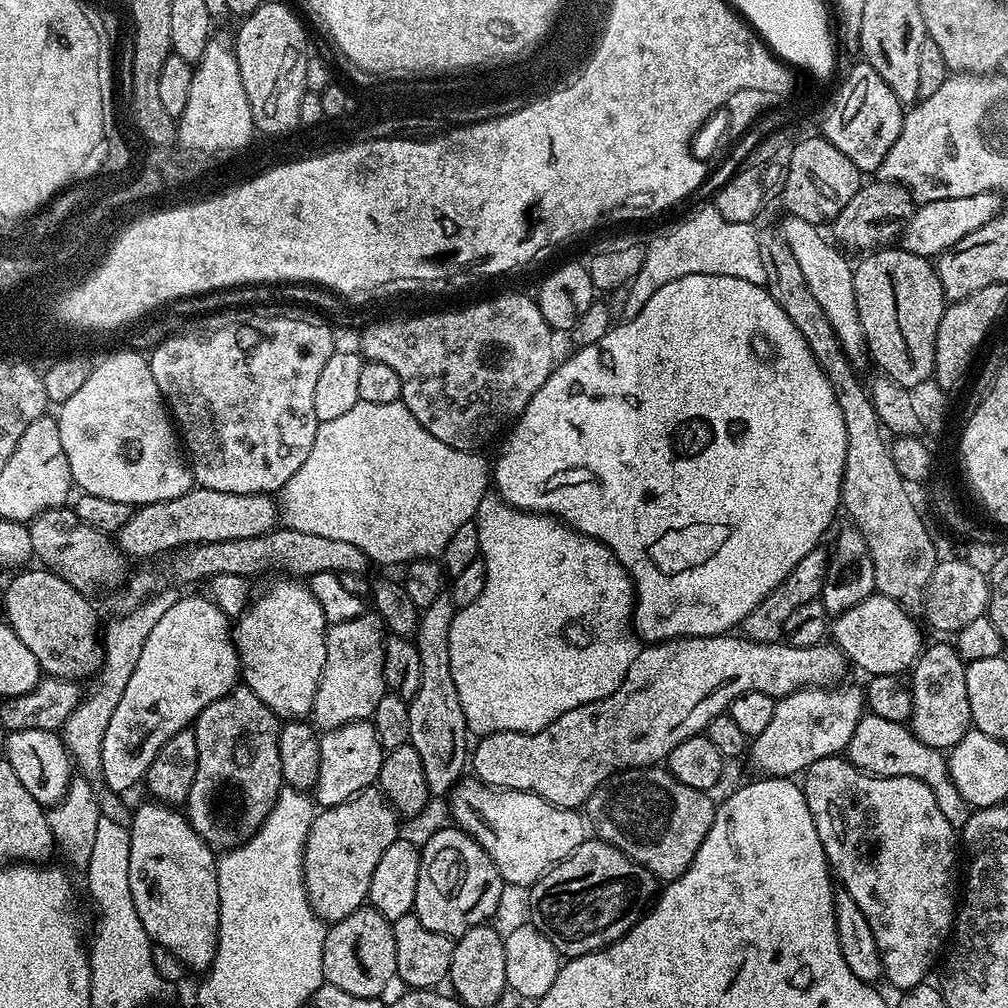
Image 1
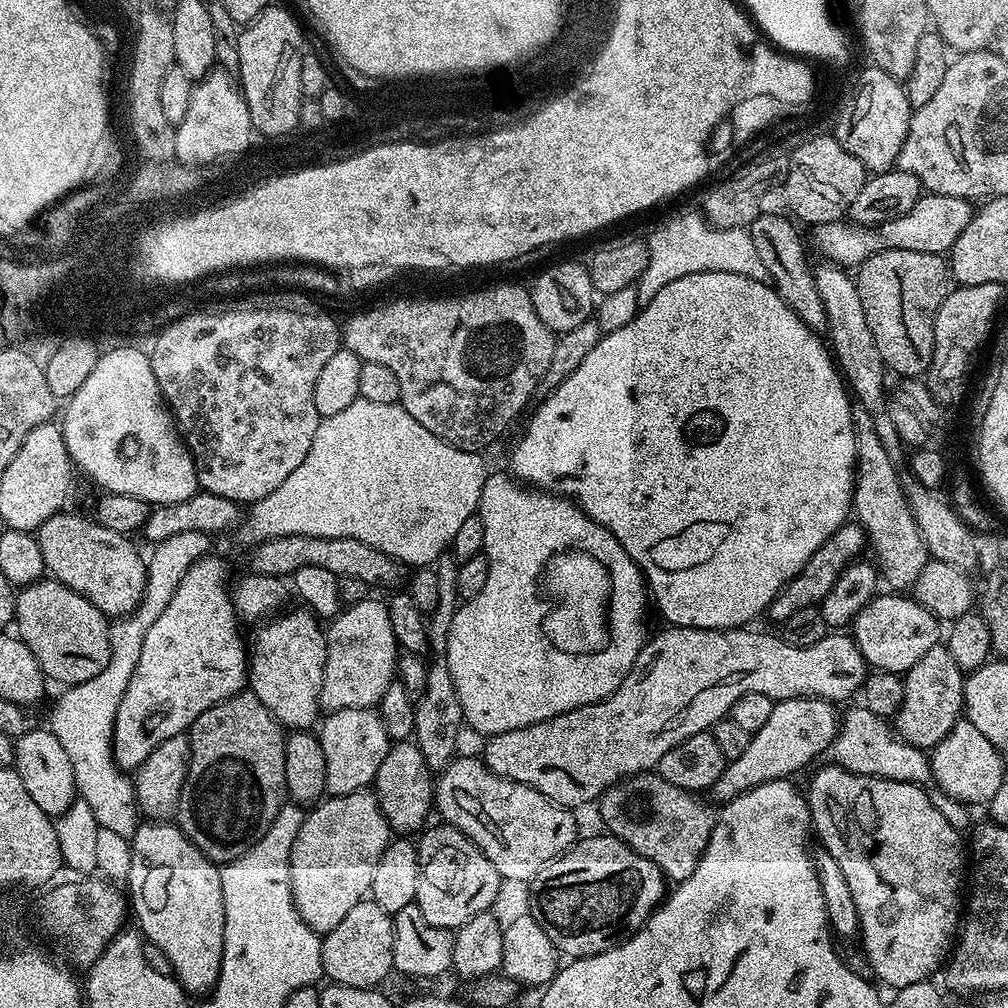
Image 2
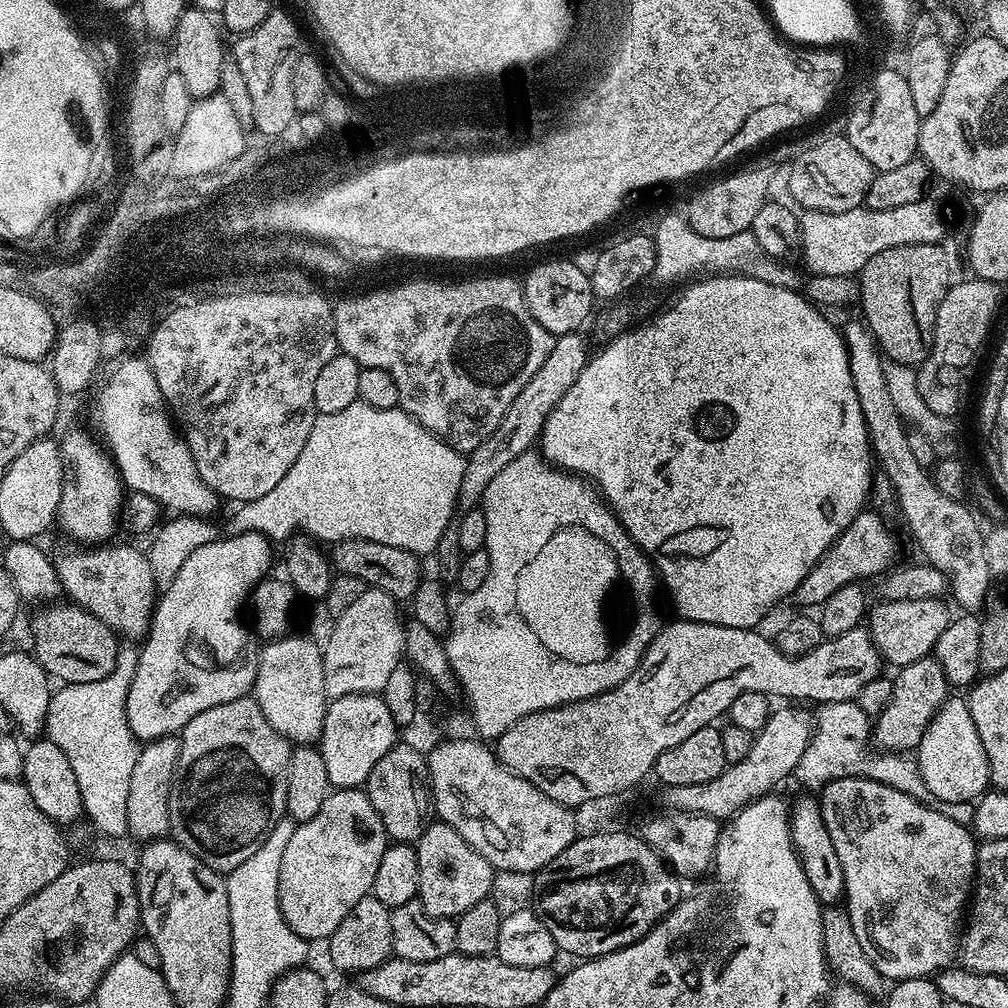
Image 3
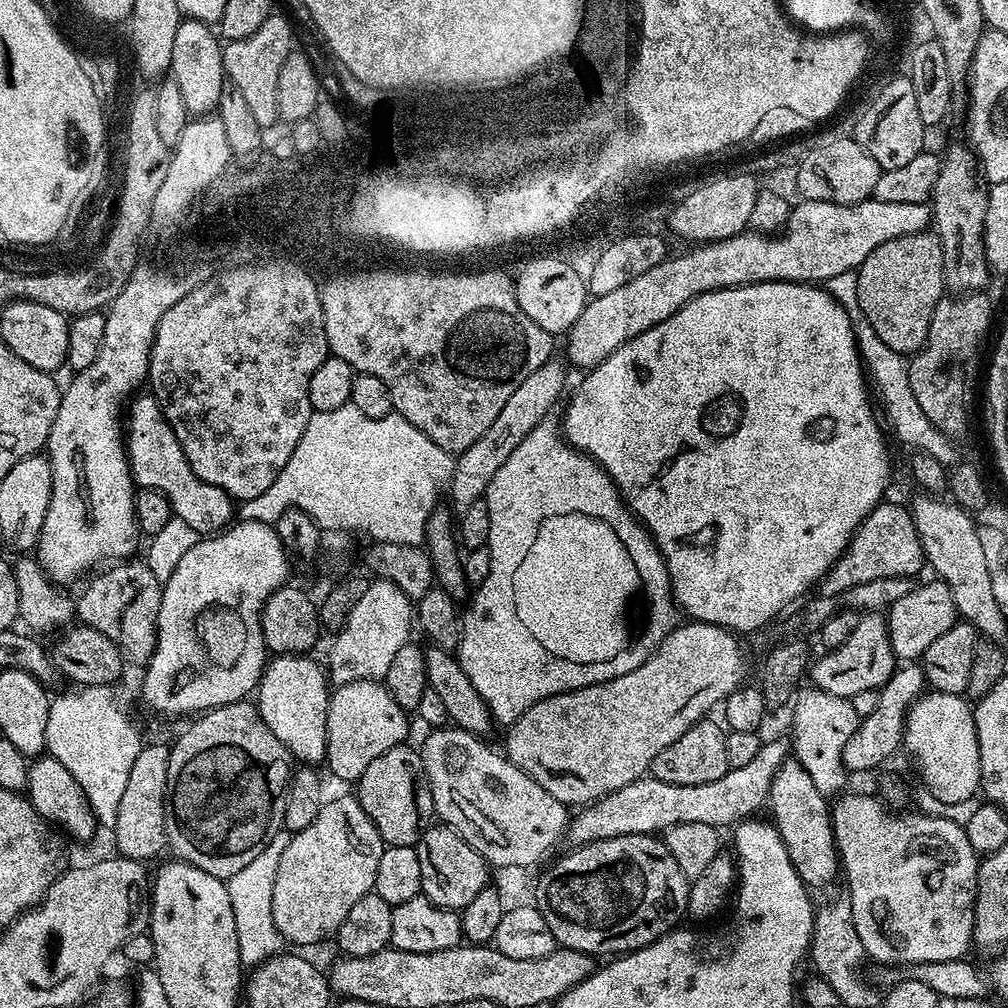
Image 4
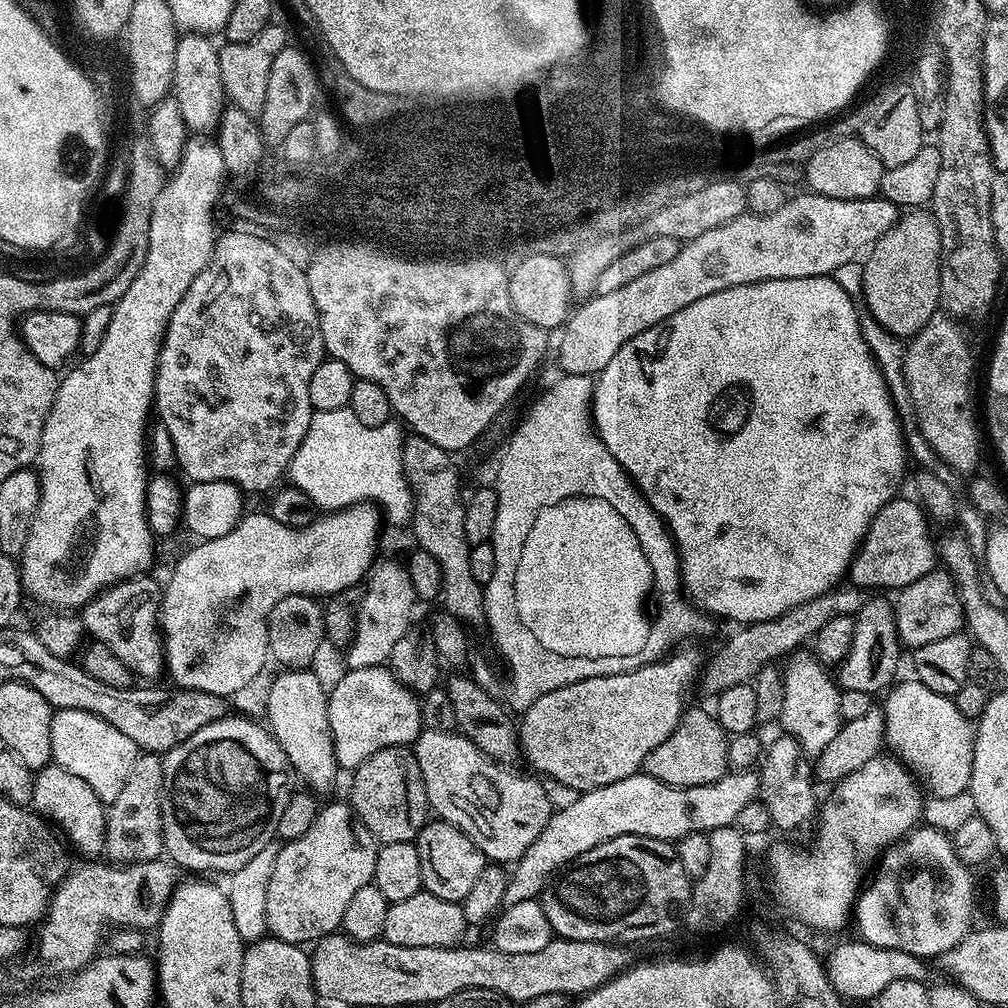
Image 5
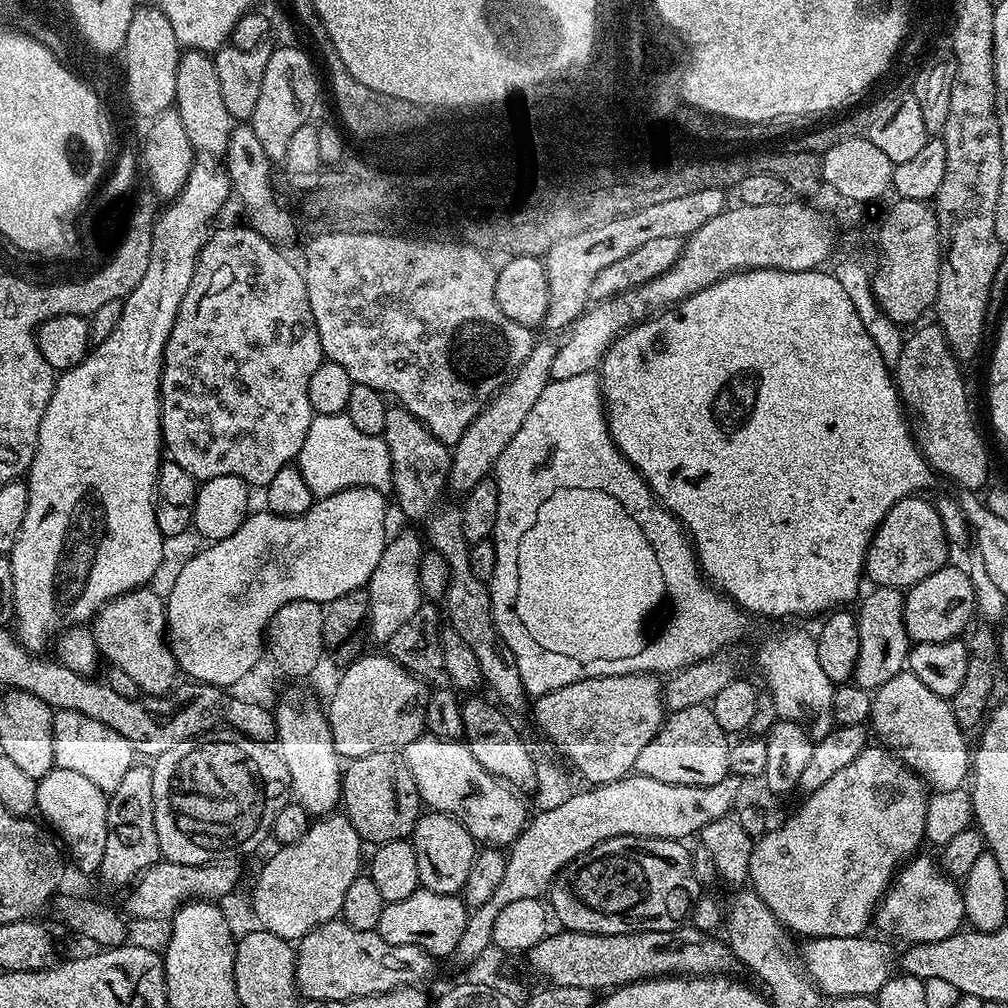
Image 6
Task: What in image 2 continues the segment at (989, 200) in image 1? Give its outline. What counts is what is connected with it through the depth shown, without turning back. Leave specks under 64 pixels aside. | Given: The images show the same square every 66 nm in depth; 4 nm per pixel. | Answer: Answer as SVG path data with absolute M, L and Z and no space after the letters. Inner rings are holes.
M924 194L906 214L890 222L882 222L874 228L865 228L863 224L836 221L817 225L814 229L814 244L829 263L839 264L843 268L859 266L887 248L898 250L922 250L922 254L951 253L954 242L966 230L974 215L971 200L954 198L946 194Z

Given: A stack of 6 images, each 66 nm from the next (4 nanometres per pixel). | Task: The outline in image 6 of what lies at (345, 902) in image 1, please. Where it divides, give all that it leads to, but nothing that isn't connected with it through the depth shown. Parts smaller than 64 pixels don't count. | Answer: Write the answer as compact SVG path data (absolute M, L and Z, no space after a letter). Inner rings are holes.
M330 814L313 821L299 842L275 849L250 892L259 927L283 940L298 942L318 925L335 919L350 883L361 875L362 847L363 841L348 817Z

